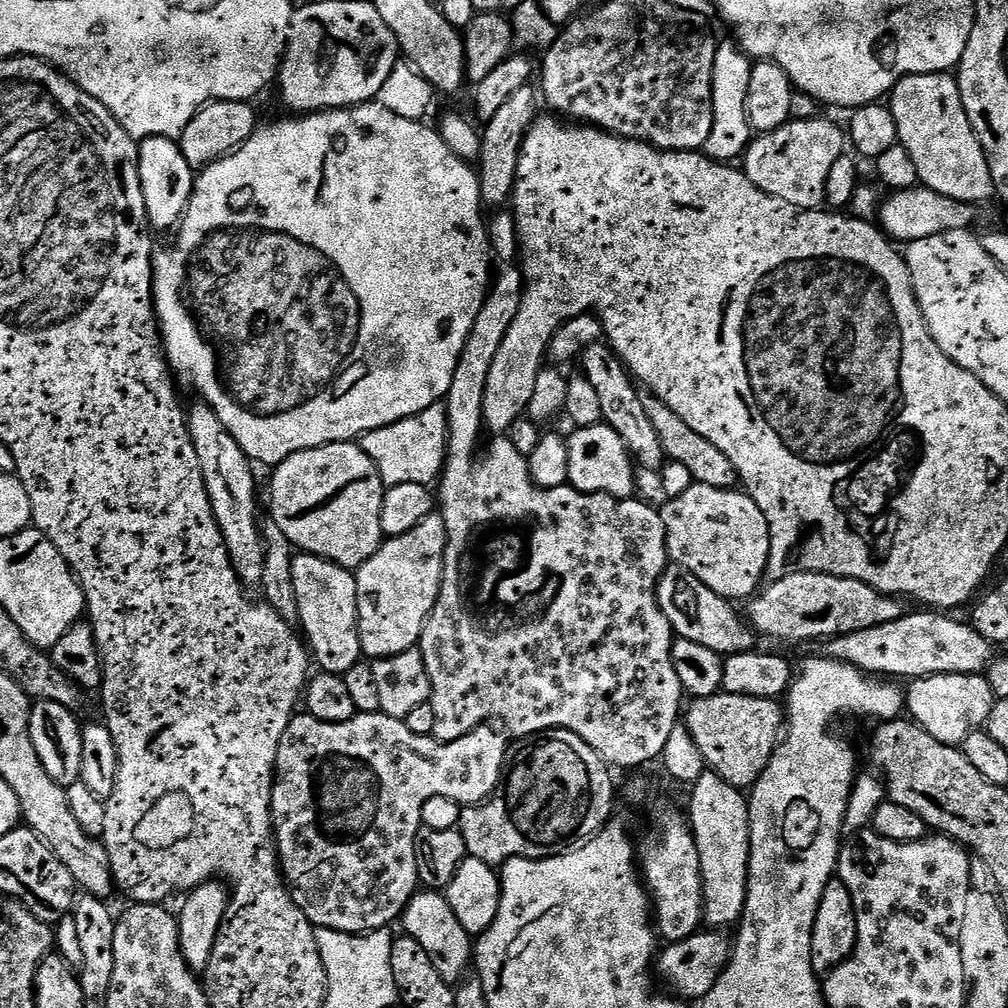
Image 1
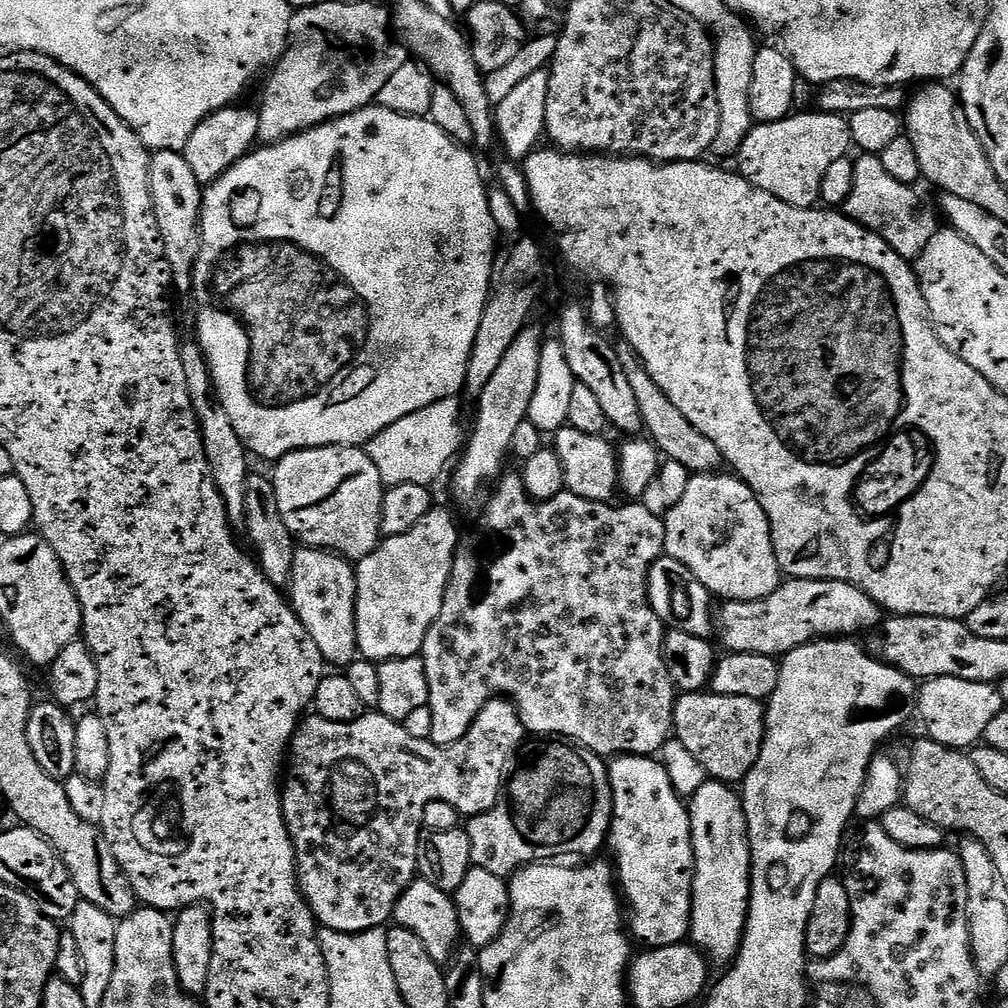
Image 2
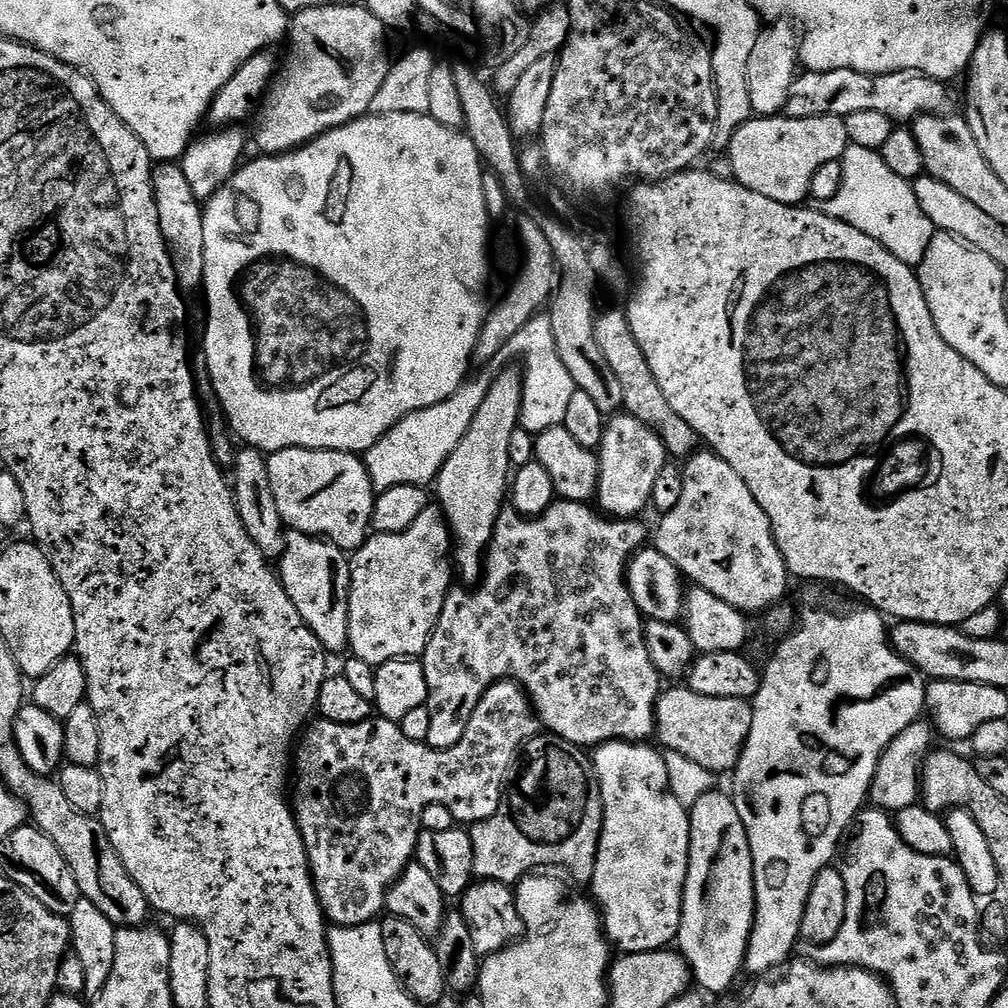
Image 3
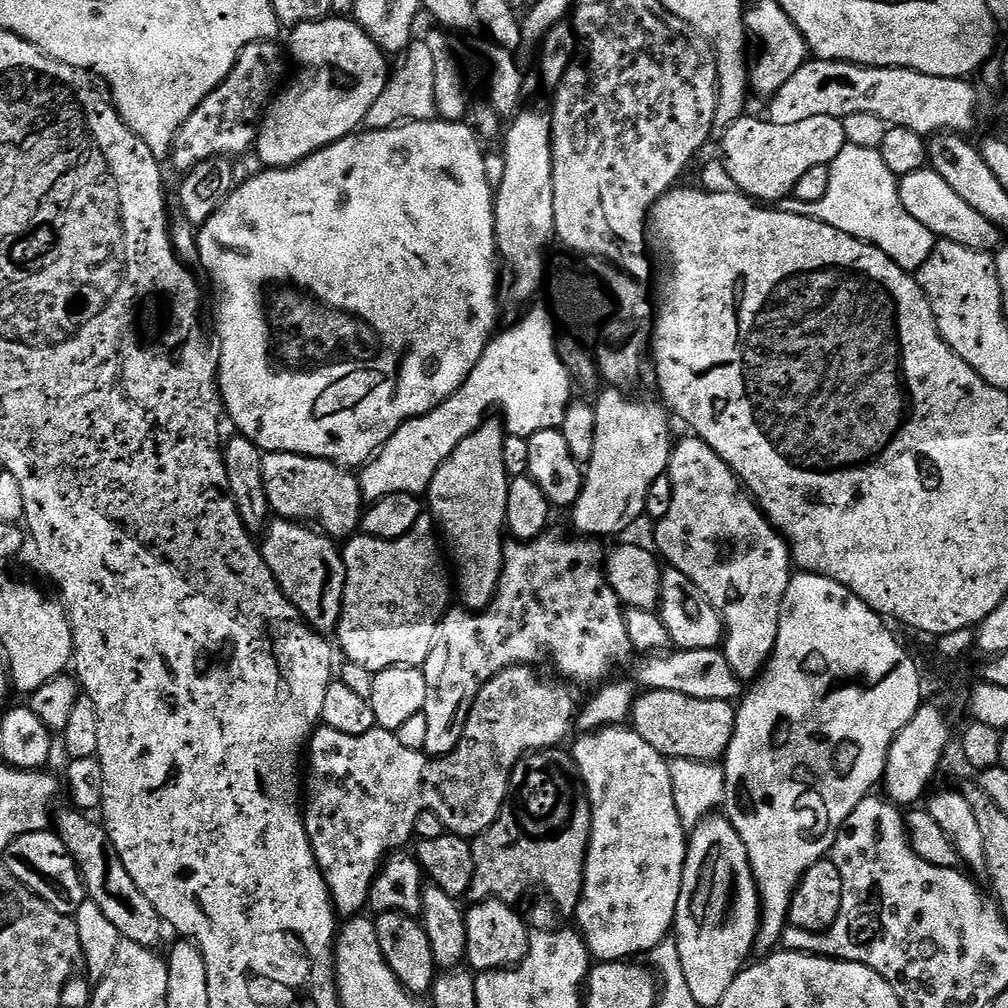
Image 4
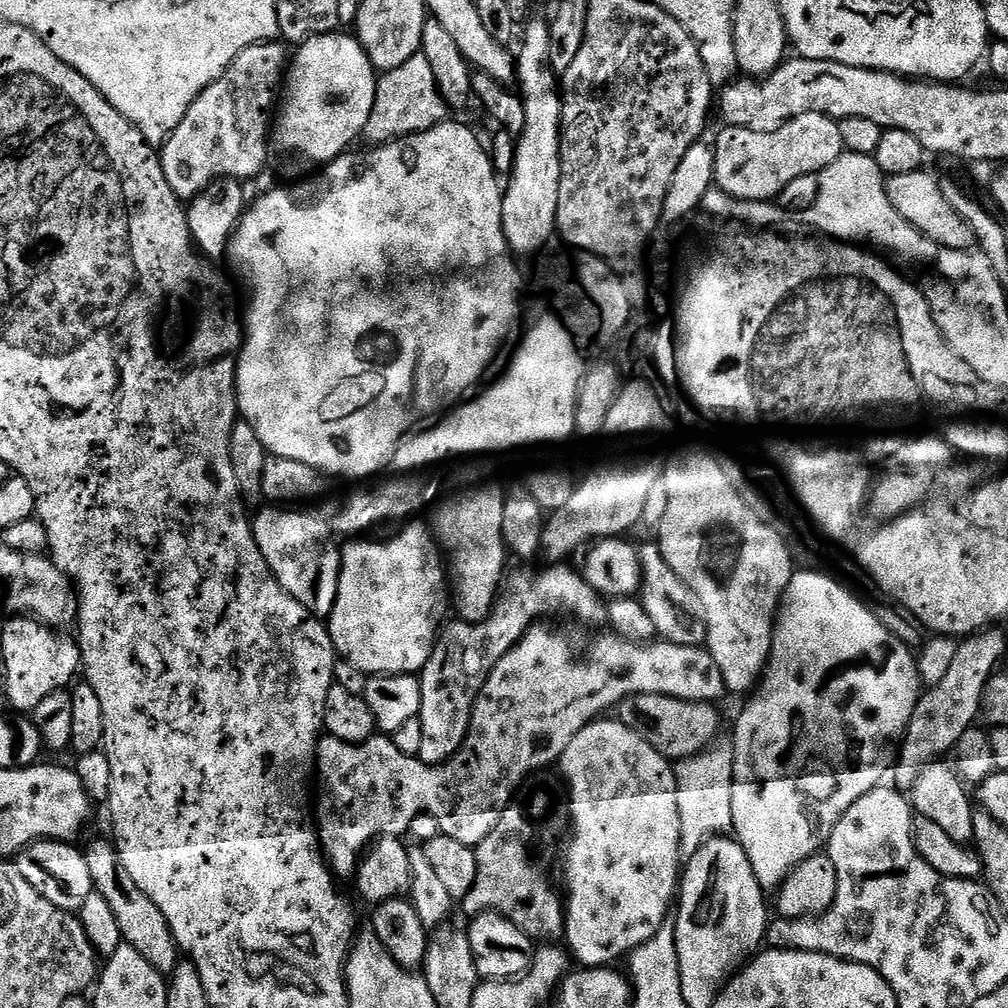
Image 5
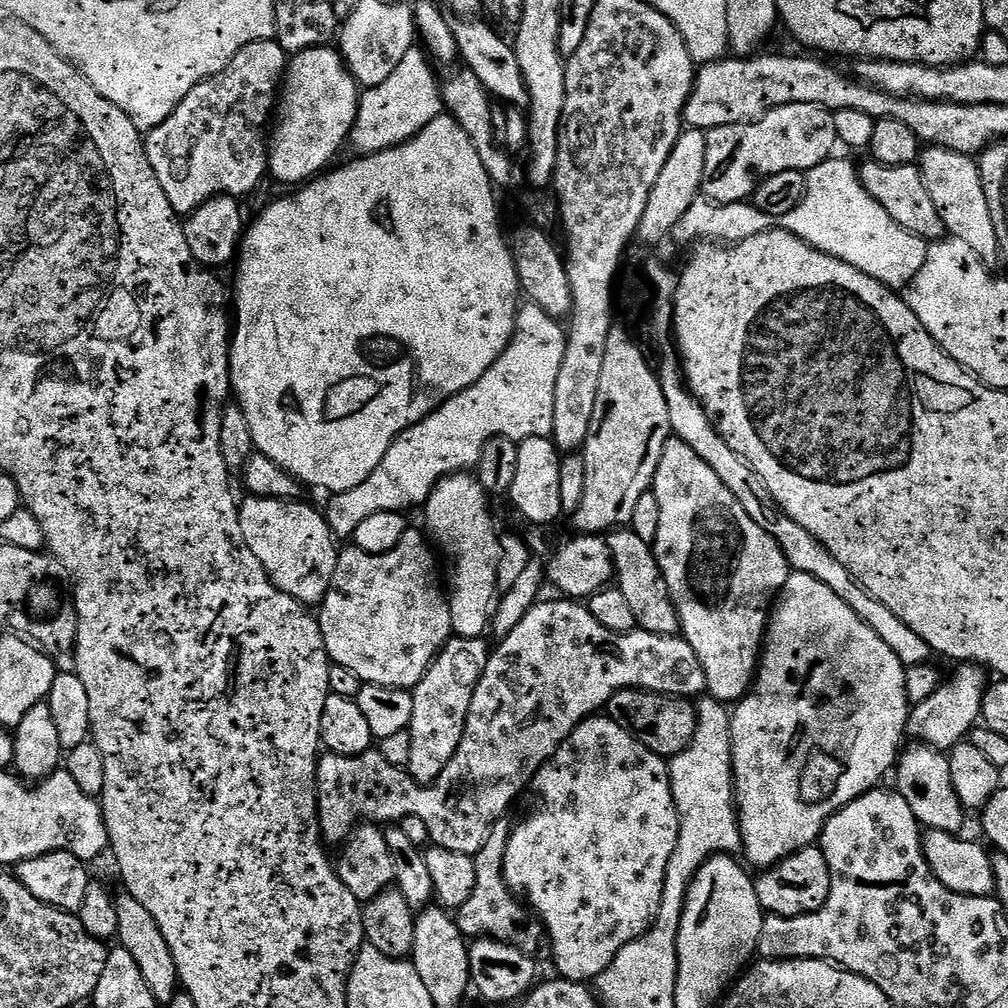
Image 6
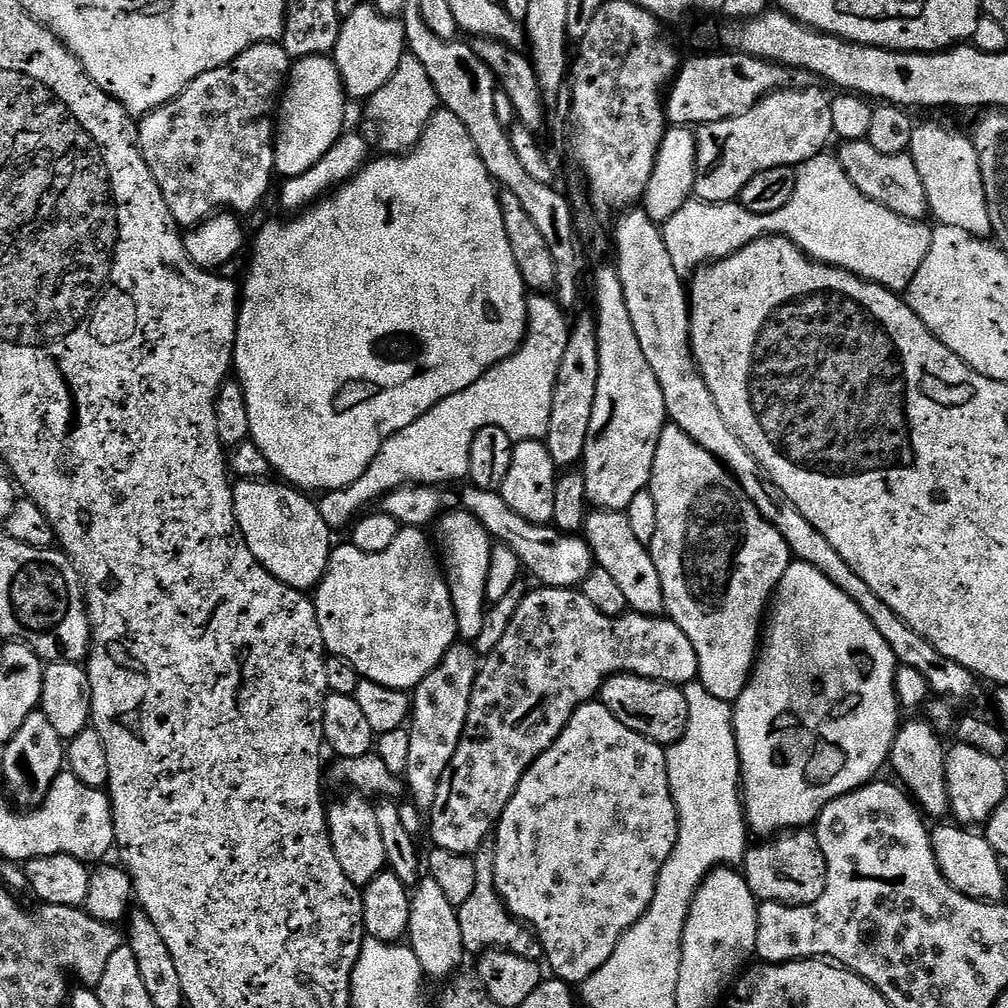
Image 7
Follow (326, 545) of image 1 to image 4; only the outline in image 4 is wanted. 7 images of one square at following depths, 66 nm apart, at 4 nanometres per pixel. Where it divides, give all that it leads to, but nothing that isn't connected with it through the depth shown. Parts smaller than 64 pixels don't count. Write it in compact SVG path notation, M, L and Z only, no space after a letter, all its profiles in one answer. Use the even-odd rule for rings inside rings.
M265 452L262 462L262 478L266 482L266 494L273 513L281 519L293 519L297 522L317 518L317 525L329 536L338 539L351 537L361 525L364 499L360 482L355 473L347 467L331 460L315 459L313 456L295 455L292 452Z

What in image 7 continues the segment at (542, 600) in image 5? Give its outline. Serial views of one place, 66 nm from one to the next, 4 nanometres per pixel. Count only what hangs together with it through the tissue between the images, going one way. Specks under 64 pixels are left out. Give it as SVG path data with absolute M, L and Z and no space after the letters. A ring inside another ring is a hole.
M457 642L442 658L439 666L416 687L412 696L412 710L410 713L410 762L406 762L403 779L408 779L408 792L411 803L422 814L431 813L434 798L438 794L438 786L442 774L450 766L454 758L454 750L458 750L458 742L464 733L464 723L470 710L470 698L474 690L474 682L478 671L478 656L472 653L473 645L468 642Z

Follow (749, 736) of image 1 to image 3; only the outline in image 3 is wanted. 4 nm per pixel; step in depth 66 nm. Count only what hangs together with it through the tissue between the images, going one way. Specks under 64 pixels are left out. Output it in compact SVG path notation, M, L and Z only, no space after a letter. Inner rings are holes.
M672 686L672 689L661 691L660 700L656 704L656 731L655 739L660 739L661 749L682 754L682 758L690 758L690 762L698 762L702 770L719 774L731 773L740 760L750 734L752 721L752 706L749 701L738 698L706 698L706 694L698 694L687 686Z

